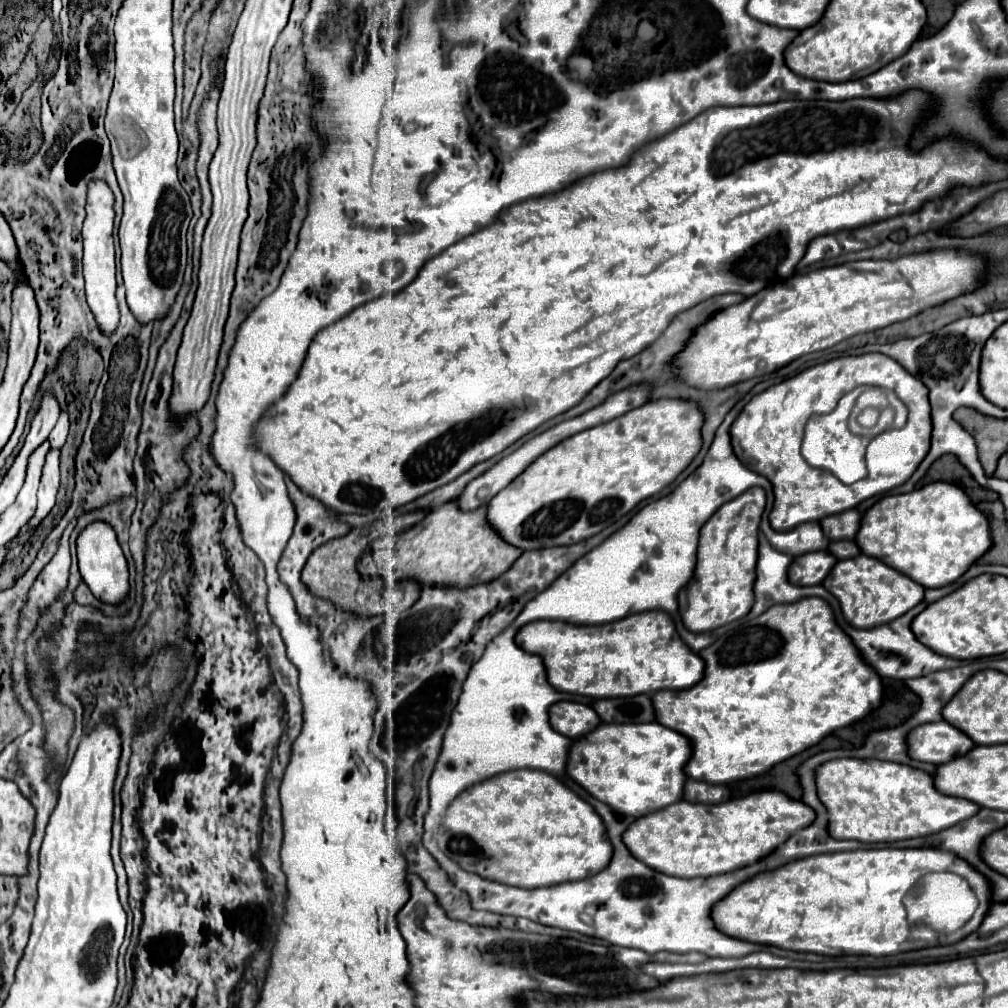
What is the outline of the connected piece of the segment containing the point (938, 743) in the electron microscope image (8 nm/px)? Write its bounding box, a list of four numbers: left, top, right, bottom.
[907,722,975,764]

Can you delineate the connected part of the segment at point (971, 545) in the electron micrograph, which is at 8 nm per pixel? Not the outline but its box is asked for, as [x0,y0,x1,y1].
[855,482,993,588]

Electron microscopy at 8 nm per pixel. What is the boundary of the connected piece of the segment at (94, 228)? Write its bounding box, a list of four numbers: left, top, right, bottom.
[83,180,119,336]

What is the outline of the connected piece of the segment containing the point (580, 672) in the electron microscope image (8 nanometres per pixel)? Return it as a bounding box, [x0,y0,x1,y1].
[515,610,705,698]

